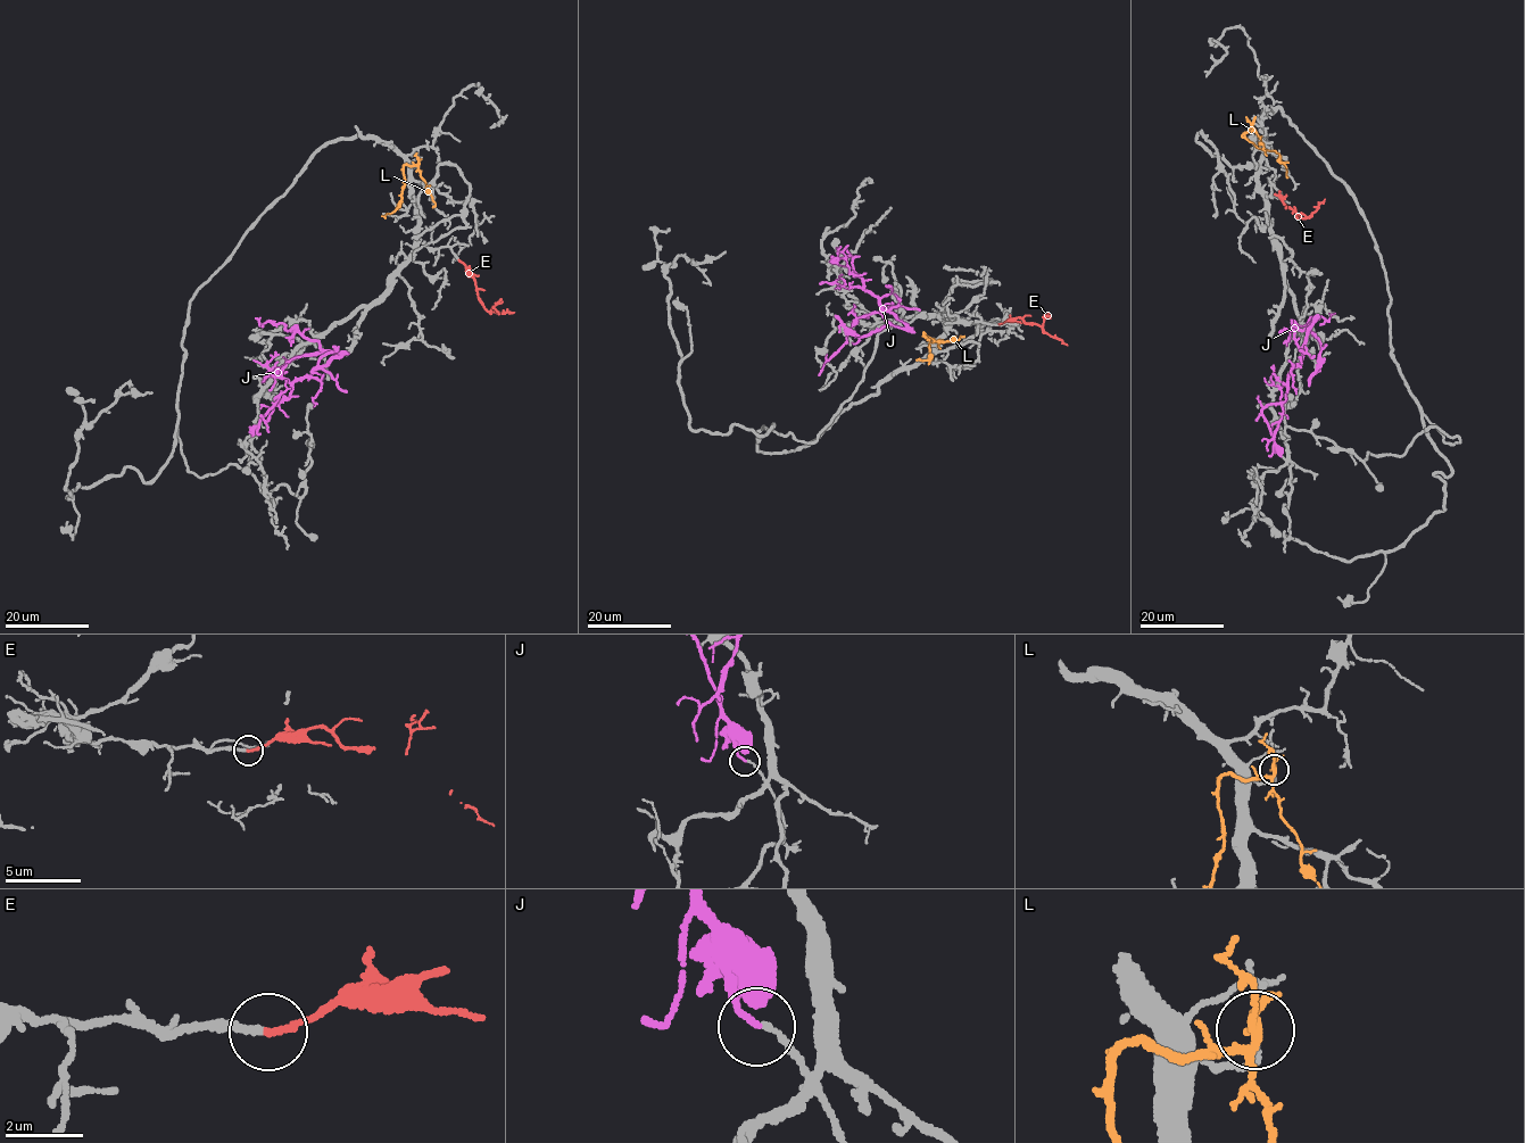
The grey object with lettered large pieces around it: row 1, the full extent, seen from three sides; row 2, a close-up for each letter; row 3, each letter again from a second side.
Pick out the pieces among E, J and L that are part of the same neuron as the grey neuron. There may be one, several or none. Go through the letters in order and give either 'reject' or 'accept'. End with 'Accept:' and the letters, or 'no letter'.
E: accept
J: reject
L: reject
Accept: E

